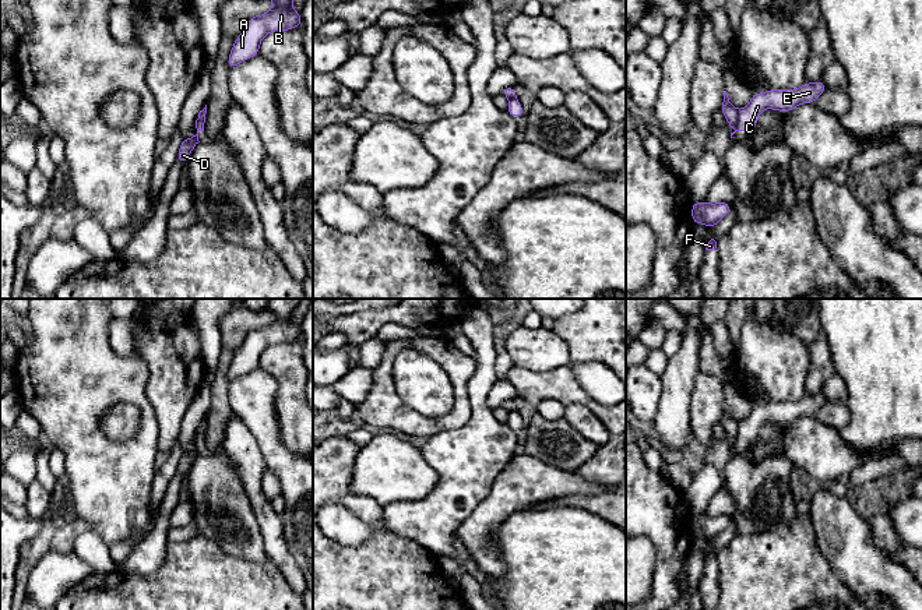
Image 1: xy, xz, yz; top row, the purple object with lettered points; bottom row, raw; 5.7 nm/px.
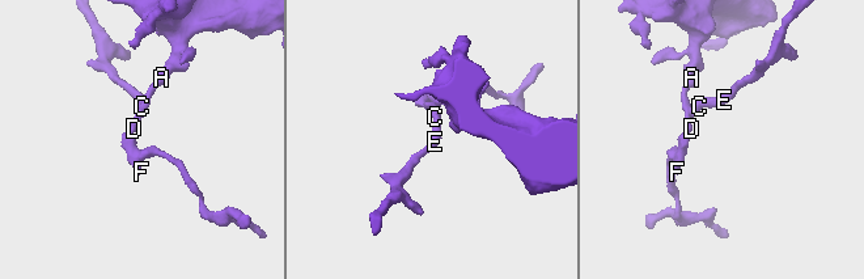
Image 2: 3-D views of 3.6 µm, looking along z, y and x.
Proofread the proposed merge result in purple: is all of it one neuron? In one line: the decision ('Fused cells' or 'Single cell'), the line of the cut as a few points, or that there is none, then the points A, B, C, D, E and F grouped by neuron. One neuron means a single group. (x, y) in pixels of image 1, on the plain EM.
Fused cells. Split along yz (739, 423), (736, 443). Groups: A B D F / C E

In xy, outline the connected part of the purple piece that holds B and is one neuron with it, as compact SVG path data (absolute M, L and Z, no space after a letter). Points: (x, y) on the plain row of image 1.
M268 299L267 310L274 315L274 320L247 334L243 345L235 352L228 370L229 382L257 369L263 350L270 345L289 343L302 338L302 327L292 321L292 313L298 303L299 299Z

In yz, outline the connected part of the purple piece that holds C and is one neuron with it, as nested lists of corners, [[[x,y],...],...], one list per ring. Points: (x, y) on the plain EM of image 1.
[[[821,392],[806,395],[795,402],[770,402],[754,406],[750,415],[739,423],[738,444],[746,444],[757,438],[757,431],[764,422],[791,424],[802,416],[814,413],[827,402]]]

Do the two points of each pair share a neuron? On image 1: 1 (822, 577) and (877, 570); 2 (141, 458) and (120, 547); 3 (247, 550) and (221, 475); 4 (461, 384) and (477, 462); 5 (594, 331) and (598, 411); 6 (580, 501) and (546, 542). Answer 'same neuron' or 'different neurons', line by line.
1: different neurons
2: different neurons
3: same neuron
4: different neurons
5: same neuron
6: different neurons

